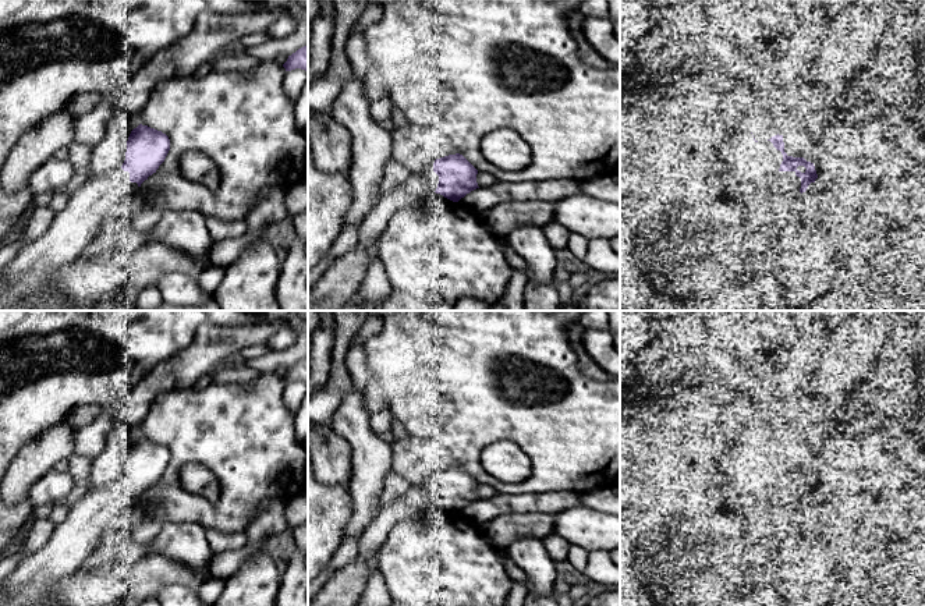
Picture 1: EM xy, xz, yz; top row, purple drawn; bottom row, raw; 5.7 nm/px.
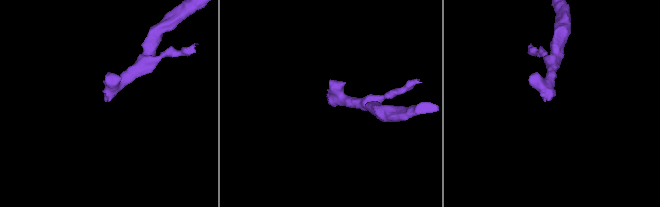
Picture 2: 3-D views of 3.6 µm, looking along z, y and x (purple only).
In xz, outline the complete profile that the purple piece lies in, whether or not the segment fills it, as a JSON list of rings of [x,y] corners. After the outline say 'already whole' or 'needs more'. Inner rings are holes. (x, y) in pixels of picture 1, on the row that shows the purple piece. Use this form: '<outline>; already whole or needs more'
[[[460,153],[449,155],[432,162],[419,176],[436,194],[458,202],[471,191],[479,188],[478,170]]]; needs more

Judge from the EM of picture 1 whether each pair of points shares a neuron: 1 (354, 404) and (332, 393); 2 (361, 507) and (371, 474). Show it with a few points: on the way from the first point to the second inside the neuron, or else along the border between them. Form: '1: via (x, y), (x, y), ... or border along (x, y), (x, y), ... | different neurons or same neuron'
1: border along (353, 385), (341, 396), (340, 404), (329, 424) | different neurons
2: via (365, 499), (365, 482) | same neuron

